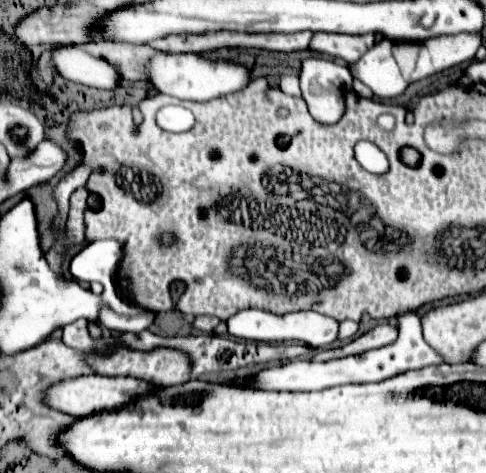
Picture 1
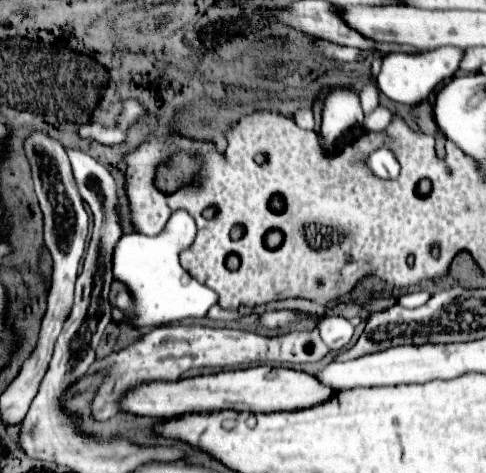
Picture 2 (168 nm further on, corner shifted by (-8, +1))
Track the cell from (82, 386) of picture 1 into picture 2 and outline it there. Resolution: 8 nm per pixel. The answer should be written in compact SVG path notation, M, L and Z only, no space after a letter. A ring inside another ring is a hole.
M254 366L248 370L220 372L212 376L196 376L186 380L172 382L150 382L136 386L122 400L122 410L140 414L140 416L184 416L184 414L204 414L218 410L236 410L236 412L298 412L328 402L336 396L336 390L322 384L316 376L290 370L290 368L272 368L272 366Z

